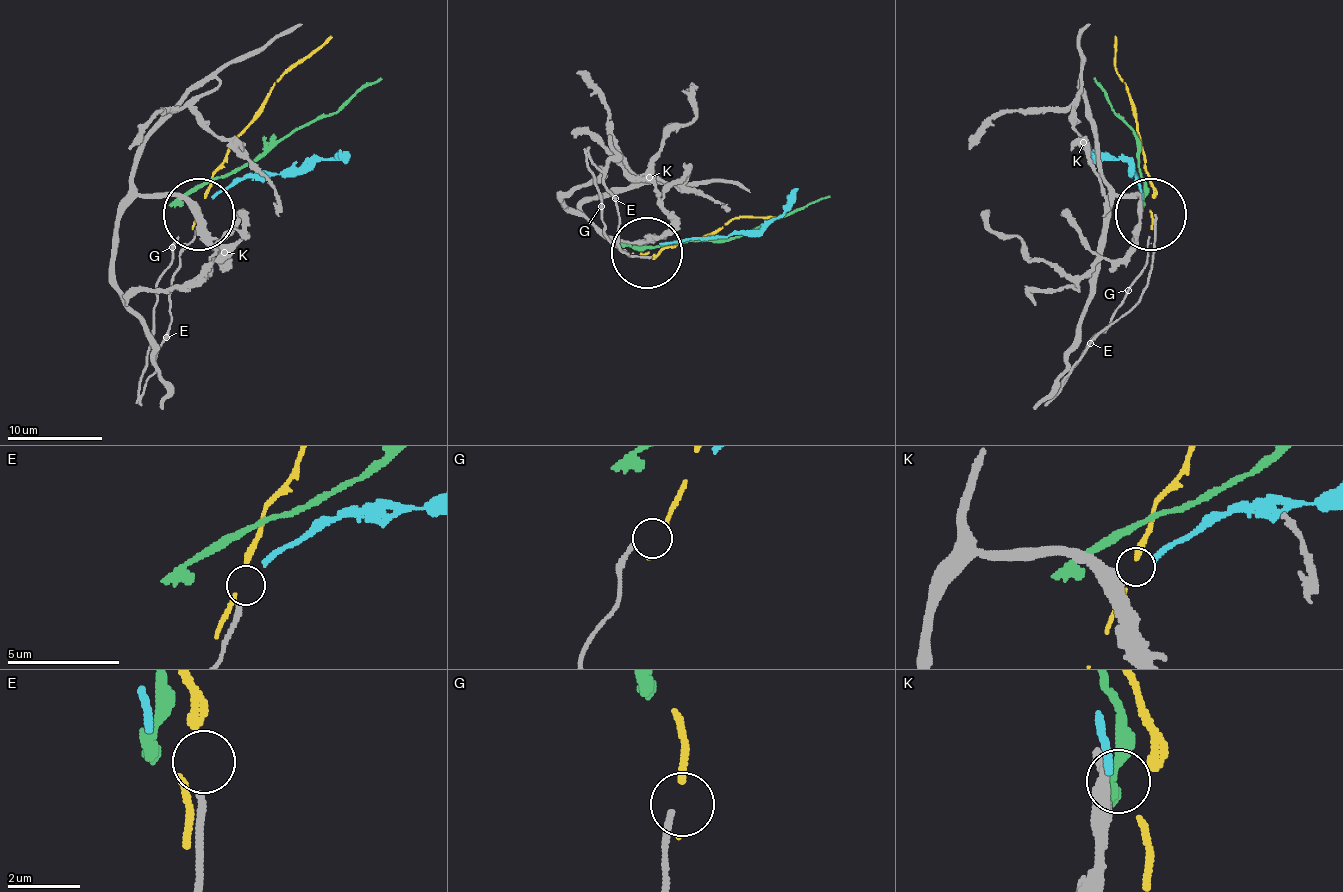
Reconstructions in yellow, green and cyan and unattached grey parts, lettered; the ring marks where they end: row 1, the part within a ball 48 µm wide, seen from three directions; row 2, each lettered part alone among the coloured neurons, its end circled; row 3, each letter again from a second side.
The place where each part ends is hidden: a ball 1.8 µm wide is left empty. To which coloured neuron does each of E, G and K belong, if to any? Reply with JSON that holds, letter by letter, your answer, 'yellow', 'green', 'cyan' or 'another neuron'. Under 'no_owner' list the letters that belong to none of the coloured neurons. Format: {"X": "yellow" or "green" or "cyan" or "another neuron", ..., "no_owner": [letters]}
{"E": "another neuron", "G": "another neuron", "K": "cyan", "no_owner": ["E", "G"]}

